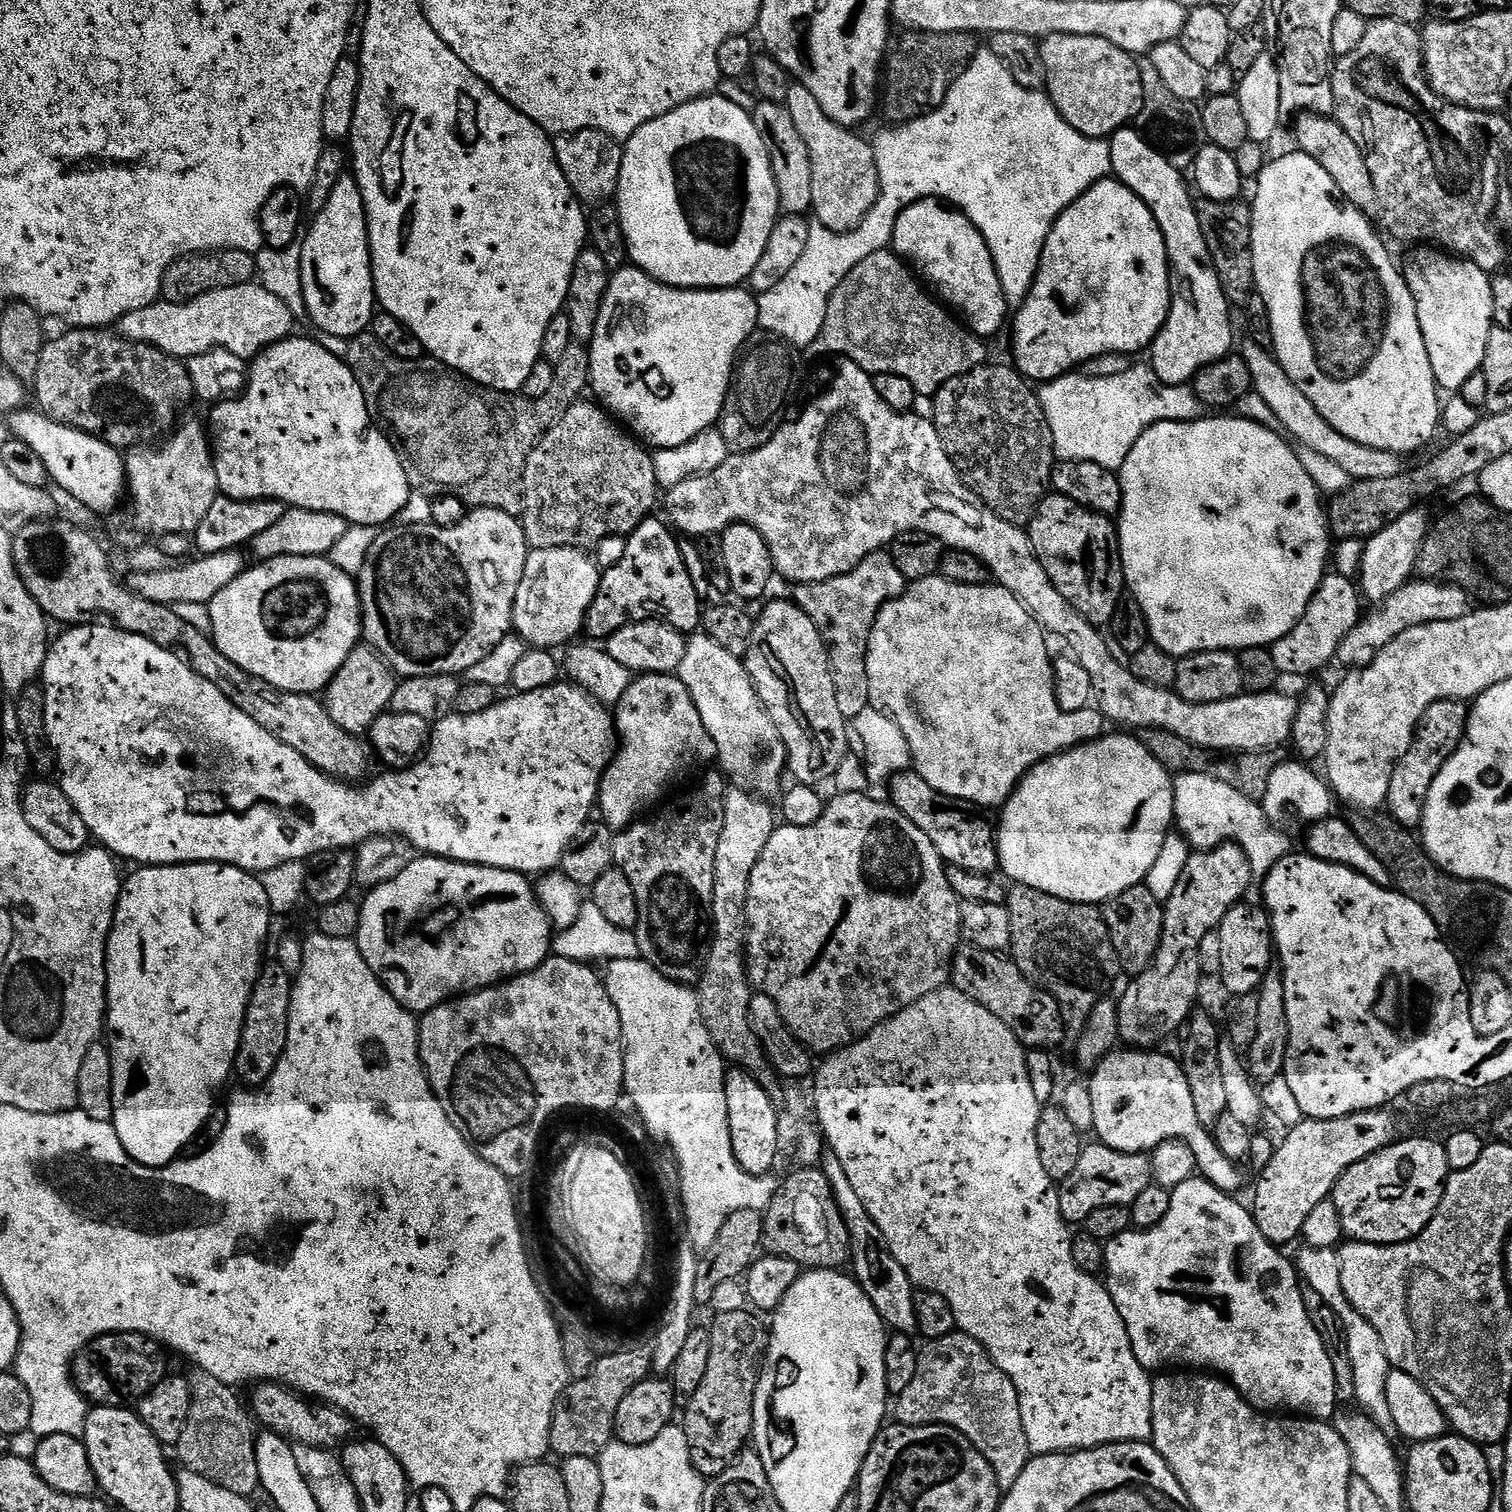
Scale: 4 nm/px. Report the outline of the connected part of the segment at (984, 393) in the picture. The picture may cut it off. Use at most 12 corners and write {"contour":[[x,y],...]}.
{"contour":[[985,362],[930,419],[973,494],[1032,523],[1058,457],[1033,385]]}

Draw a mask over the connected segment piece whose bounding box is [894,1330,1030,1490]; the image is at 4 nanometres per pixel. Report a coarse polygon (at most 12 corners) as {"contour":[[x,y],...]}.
{"contour":[[959,1330],[919,1349],[902,1424],[970,1438],[1001,1489],[1030,1459],[1014,1382]]}

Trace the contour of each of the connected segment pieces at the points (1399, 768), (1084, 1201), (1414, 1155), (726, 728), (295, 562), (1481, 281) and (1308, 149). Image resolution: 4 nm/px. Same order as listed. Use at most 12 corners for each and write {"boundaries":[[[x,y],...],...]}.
{"boundaries":[[[1439,700],[1396,765],[1387,803],[1404,828],[1423,825],[1430,786],[1465,739],[1469,705]],[[1099,1142],[1059,1181],[1062,1218],[1127,1208],[1153,1184],[1152,1161]],[[1436,1141],[1354,1162],[1330,1199],[1358,1244],[1426,1230],[1449,1175]],[[688,640],[678,675],[719,763],[772,798],[788,748],[745,661]],[[328,556],[253,563],[207,606],[216,649],[323,693],[362,640]],[[1416,246],[1402,264],[1437,385],[1479,373],[1492,281]],[[1332,116],[1295,117],[1296,144],[1358,211],[1377,211],[1358,142]]]}

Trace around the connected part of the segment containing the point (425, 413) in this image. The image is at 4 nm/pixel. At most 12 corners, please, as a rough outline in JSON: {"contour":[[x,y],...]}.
{"contour":[[371,331],[346,363],[409,489],[519,513],[534,446],[590,384],[494,392]]}

